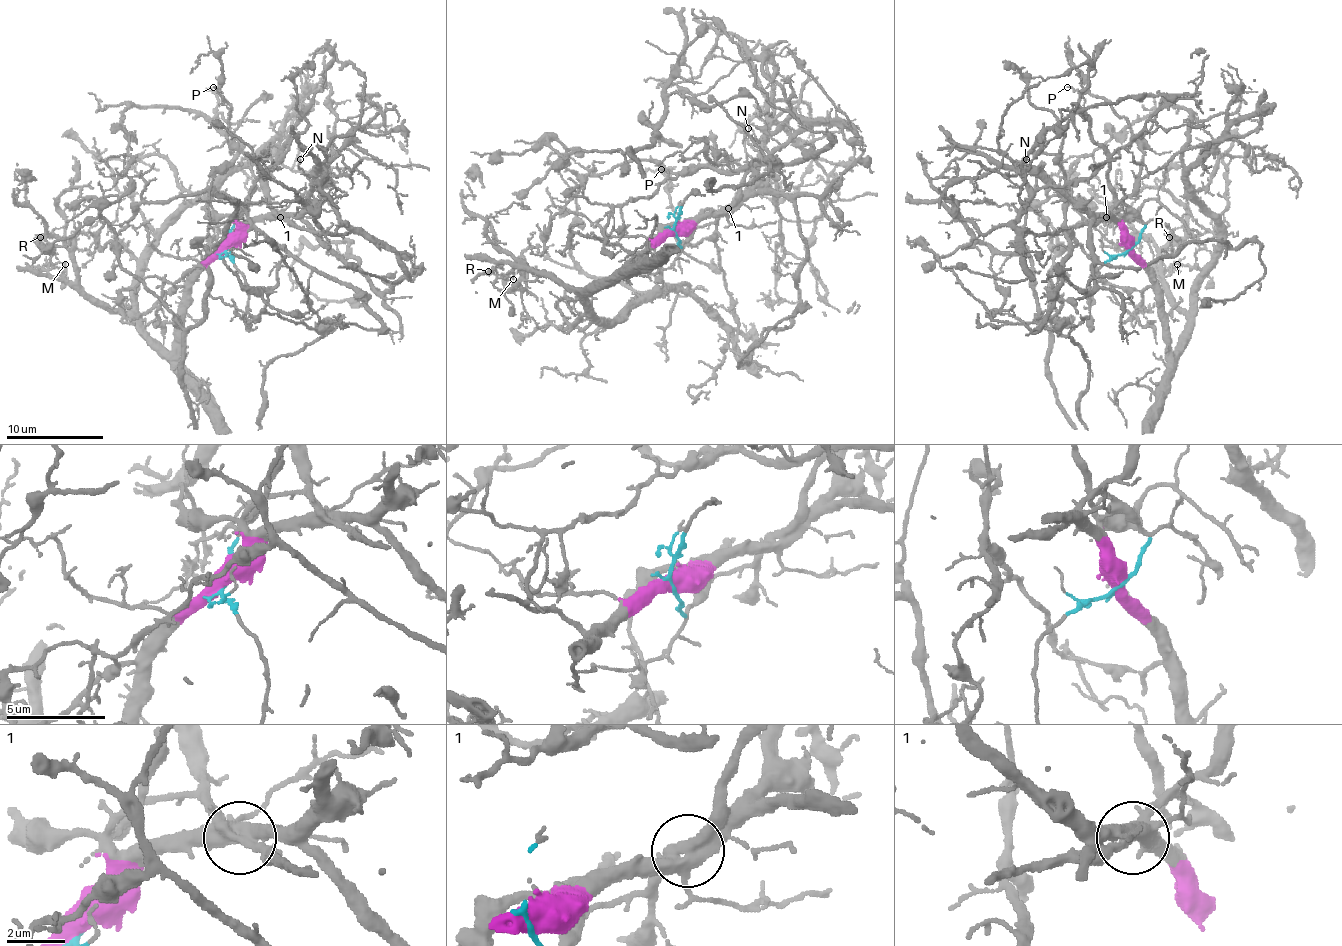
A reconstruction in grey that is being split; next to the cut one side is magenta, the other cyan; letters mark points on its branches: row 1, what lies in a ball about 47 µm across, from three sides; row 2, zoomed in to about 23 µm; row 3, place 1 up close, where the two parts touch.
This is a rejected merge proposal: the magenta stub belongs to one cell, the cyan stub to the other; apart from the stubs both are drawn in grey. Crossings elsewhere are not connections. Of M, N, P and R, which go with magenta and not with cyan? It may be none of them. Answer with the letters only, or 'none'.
M, N, R

